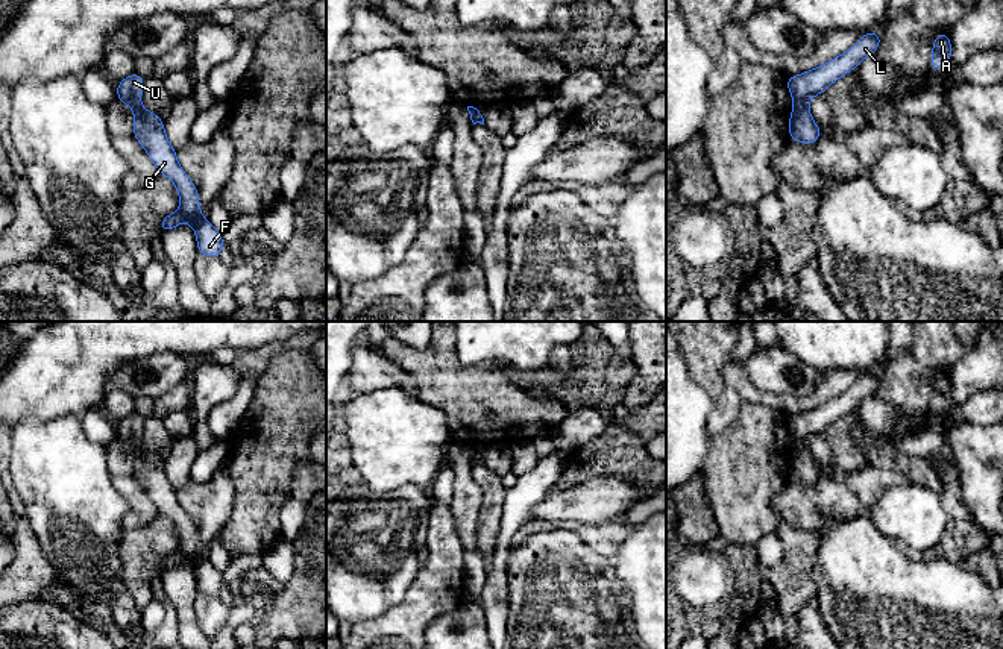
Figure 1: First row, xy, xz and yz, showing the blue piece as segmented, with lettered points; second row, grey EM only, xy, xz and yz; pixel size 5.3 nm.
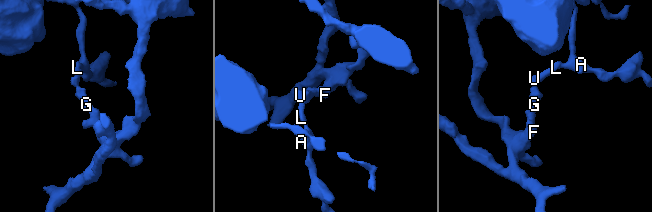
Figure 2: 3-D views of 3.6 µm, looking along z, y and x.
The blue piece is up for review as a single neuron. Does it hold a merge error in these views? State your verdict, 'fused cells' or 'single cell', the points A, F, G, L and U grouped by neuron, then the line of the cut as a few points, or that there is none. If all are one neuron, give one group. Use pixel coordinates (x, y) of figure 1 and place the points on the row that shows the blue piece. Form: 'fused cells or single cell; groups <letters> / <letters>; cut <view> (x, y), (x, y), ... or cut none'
fused cells; groups A L U / F G; cut yz (806, 105), (795, 108)

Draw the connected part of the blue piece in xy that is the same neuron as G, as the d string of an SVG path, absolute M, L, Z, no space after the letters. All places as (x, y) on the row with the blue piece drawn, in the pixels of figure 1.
M141 106L135 108L132 114L135 118L132 135L147 152L158 173L173 180L181 199L181 208L162 217L161 234L171 230L181 223L188 223L196 232L197 253L219 258L223 247L223 234L215 230L208 218L200 214L197 188L178 162L176 150L164 130L164 120Z

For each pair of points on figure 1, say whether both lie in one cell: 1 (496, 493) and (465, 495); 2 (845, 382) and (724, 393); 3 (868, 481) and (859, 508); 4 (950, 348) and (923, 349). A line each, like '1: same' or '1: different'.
1: different
2: different
3: different
4: same

